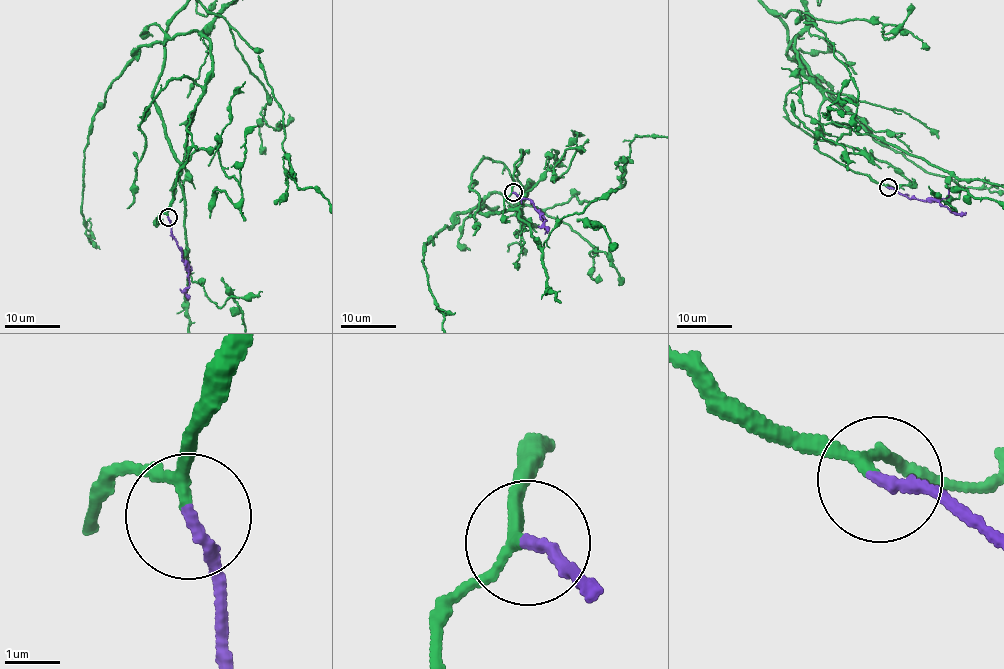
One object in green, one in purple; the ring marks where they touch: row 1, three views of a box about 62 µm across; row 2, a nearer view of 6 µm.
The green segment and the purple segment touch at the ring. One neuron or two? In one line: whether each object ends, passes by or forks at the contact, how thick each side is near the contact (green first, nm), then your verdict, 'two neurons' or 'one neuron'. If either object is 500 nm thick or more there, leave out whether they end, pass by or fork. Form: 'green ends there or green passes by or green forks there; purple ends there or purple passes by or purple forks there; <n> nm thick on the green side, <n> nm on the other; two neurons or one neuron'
green passes by; purple ends there; 160 nm thick on the green side, 220 nm on the other; one neuron

